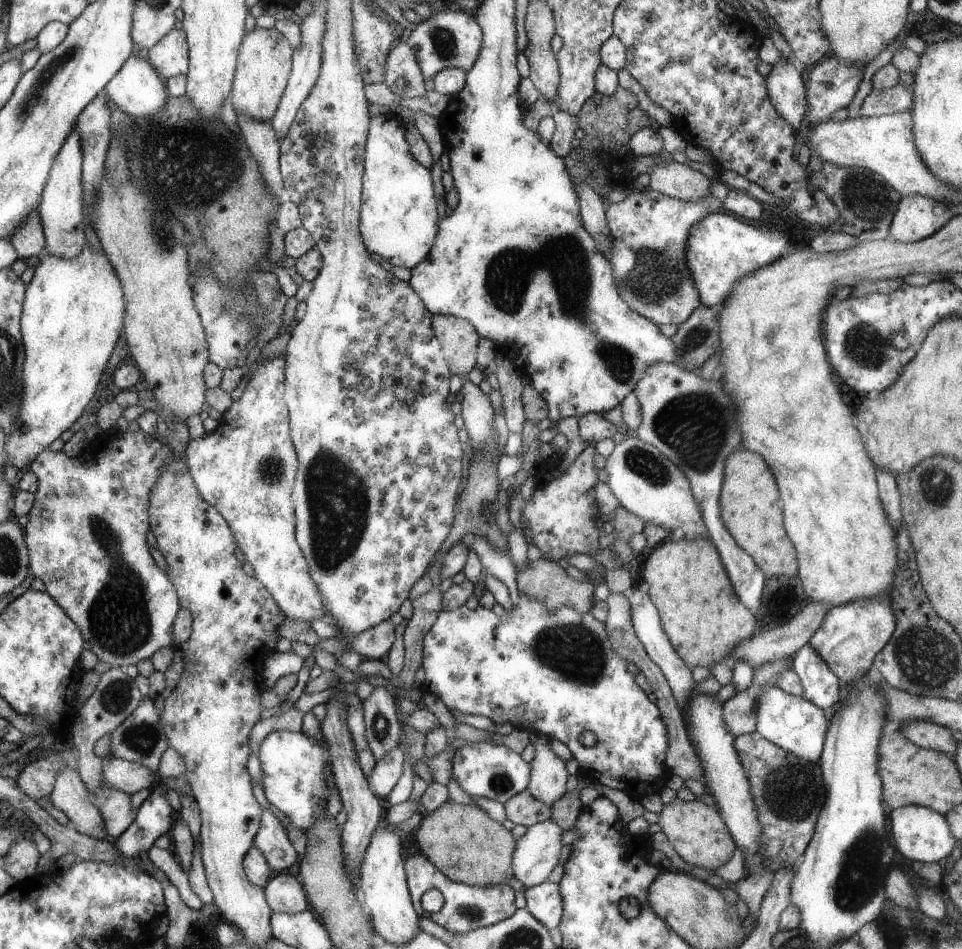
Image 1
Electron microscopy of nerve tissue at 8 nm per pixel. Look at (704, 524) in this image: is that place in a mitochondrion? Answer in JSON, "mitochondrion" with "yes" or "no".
{"mitochondrion":"no"}

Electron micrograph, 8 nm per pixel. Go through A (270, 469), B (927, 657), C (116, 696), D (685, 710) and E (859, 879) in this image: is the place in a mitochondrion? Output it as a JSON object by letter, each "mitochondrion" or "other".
{"A":"mitochondrion","B":"mitochondrion","C":"mitochondrion","D":"other","E":"mitochondrion"}

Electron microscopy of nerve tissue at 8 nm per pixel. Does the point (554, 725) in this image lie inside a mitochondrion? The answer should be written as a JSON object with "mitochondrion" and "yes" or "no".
{"mitochondrion":"no"}

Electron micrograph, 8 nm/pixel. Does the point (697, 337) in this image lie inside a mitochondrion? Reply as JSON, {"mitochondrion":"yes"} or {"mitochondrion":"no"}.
{"mitochondrion":"yes"}

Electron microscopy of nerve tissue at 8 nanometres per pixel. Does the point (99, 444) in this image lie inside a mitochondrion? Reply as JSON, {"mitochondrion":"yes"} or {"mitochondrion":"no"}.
{"mitochondrion":"no"}

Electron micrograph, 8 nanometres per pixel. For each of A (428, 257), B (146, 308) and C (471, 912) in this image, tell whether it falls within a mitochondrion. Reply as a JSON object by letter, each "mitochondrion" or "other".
{"A":"other","B":"other","C":"mitochondrion"}

